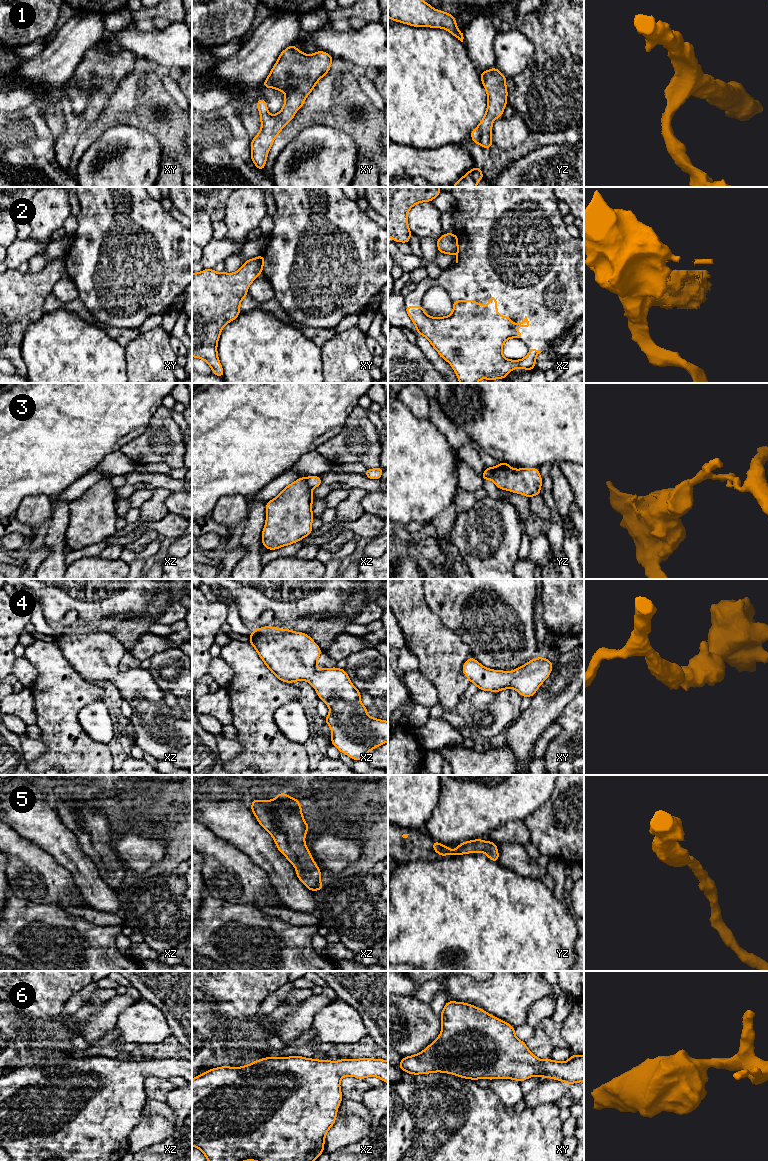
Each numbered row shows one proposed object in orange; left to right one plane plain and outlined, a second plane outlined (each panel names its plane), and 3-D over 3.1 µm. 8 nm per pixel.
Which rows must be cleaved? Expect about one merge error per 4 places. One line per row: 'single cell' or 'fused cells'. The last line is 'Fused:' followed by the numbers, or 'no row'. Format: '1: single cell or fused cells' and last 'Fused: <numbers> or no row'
1: single cell
2: fused cells
3: fused cells
4: single cell
5: single cell
6: single cell
Fused: 2, 3

